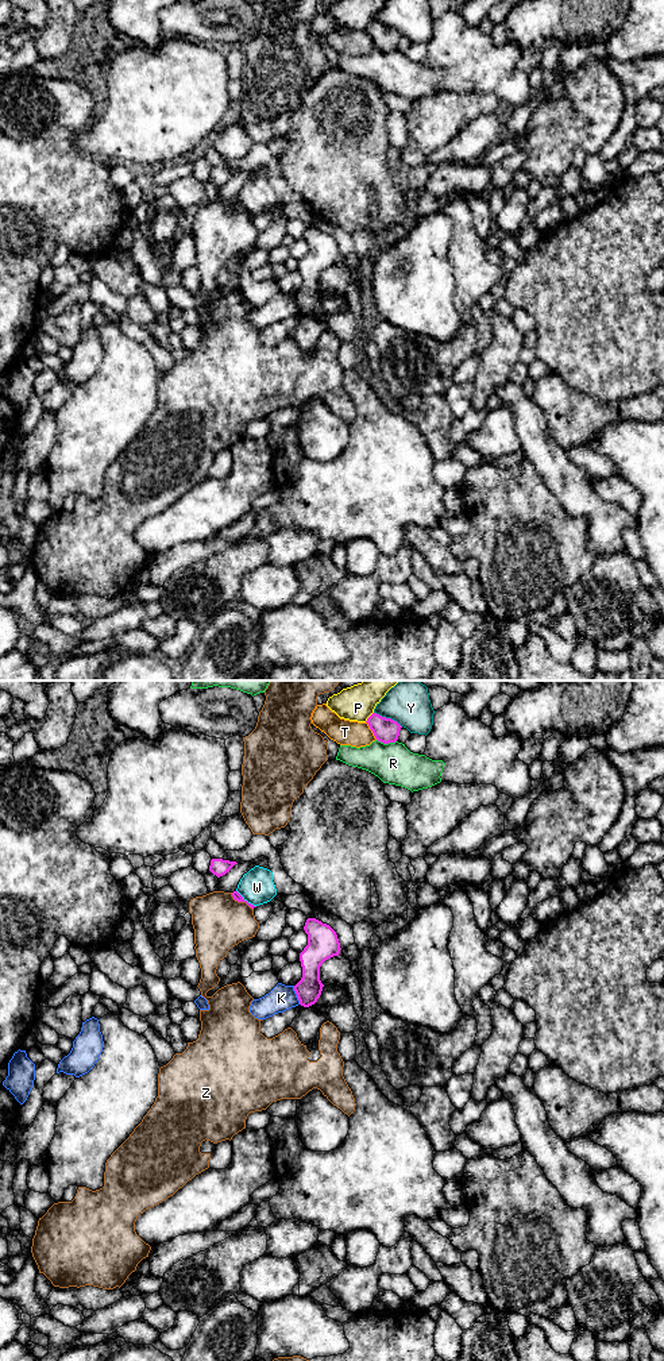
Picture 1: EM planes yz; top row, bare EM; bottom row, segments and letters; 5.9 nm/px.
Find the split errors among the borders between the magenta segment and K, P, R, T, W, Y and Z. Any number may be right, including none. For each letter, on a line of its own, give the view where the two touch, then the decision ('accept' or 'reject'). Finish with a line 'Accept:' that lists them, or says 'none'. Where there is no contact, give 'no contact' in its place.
K: yz | reject
P: yz | reject
R: yz | reject
T: yz | reject
W: yz | reject
Y: yz | reject
Z: yz | reject
Accept: none

